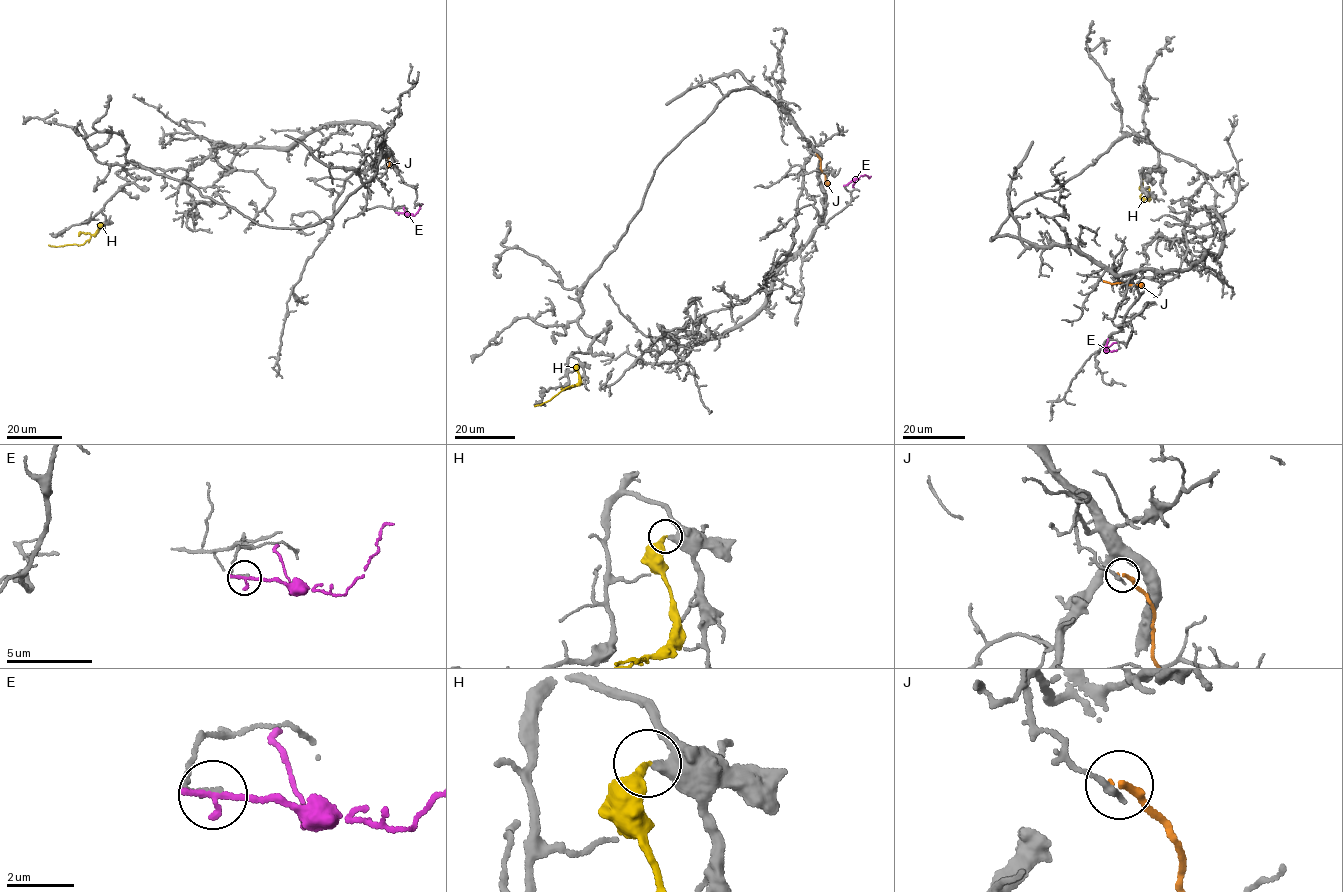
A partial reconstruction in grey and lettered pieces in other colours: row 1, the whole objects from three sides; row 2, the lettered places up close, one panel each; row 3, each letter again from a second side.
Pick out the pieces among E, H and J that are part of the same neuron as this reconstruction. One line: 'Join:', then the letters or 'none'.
Join: none

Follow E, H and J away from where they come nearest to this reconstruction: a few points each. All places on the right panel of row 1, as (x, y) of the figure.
E: (1108, 341), (1104, 352), (1116, 351)
H: (1141, 187), (1147, 198), (1140, 198), (1142, 178)
J: (1104, 281), (1143, 283)

